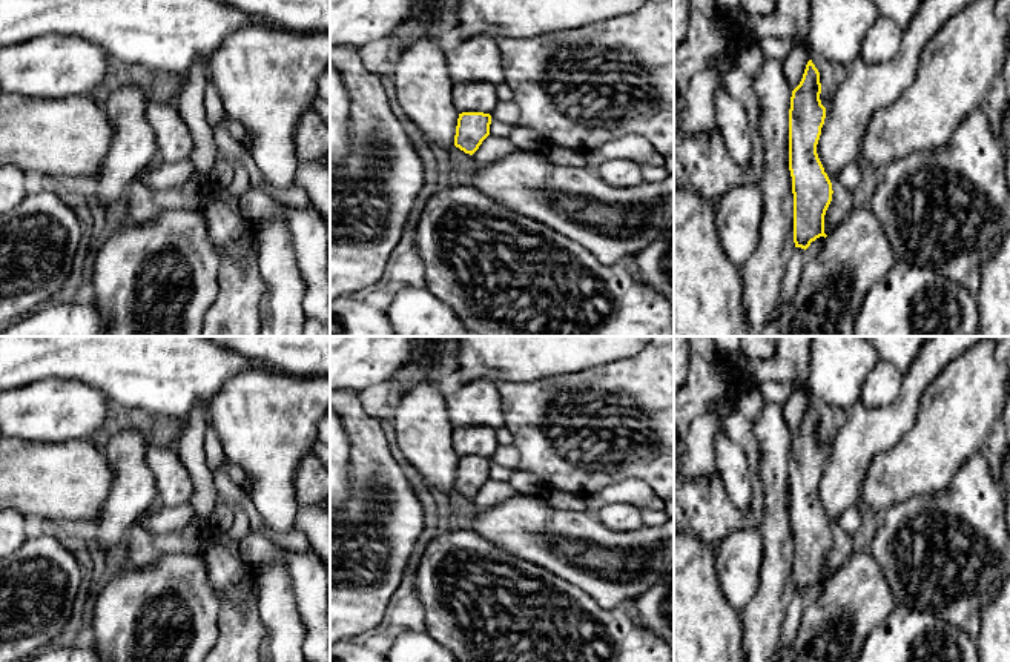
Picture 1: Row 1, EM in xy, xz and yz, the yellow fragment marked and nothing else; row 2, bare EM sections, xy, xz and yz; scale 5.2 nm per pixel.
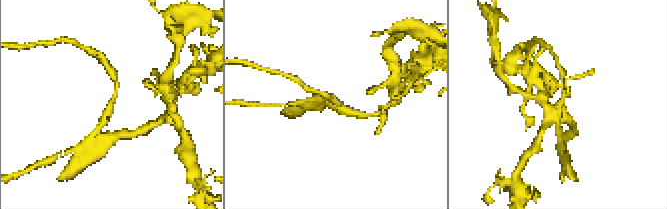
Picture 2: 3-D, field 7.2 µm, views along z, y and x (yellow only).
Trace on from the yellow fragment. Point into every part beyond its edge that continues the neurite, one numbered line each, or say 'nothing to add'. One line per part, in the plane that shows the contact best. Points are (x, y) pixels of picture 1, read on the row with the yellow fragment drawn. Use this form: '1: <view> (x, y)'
nothing to add

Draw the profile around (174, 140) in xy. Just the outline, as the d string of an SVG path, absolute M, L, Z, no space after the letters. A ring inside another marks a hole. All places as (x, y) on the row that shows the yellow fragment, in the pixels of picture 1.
M149 100L147 120L155 131L157 146L164 163L190 160L193 138L175 106Z

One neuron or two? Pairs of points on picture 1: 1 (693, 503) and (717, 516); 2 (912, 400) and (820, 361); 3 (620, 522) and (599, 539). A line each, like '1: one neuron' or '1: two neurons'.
1: one neuron
2: two neurons
3: two neurons

